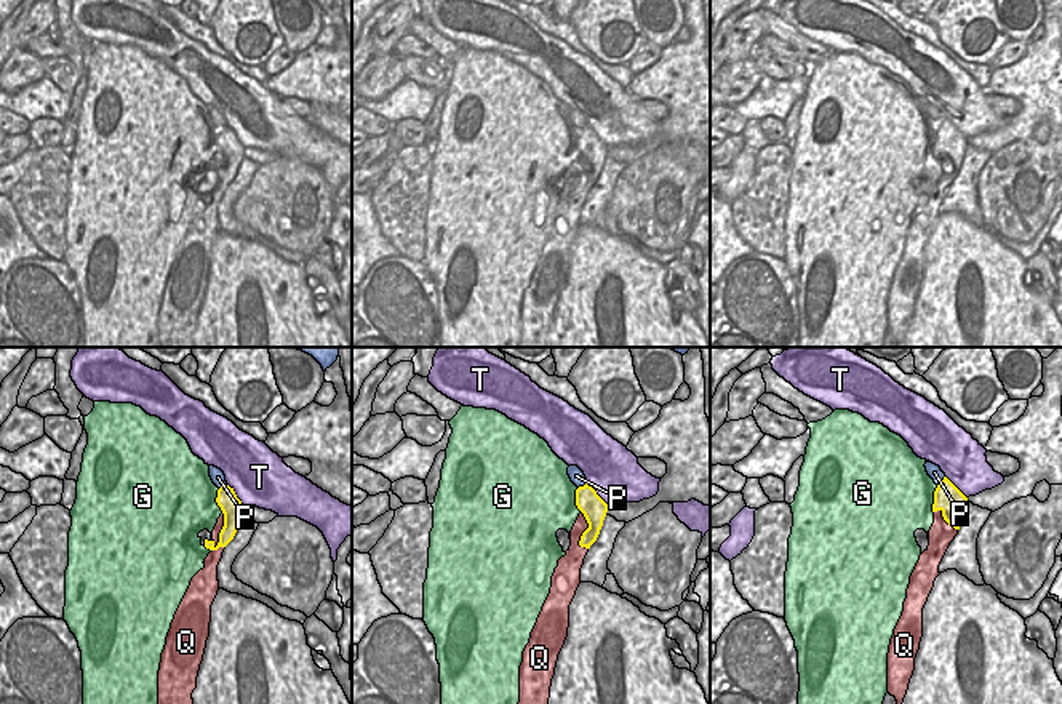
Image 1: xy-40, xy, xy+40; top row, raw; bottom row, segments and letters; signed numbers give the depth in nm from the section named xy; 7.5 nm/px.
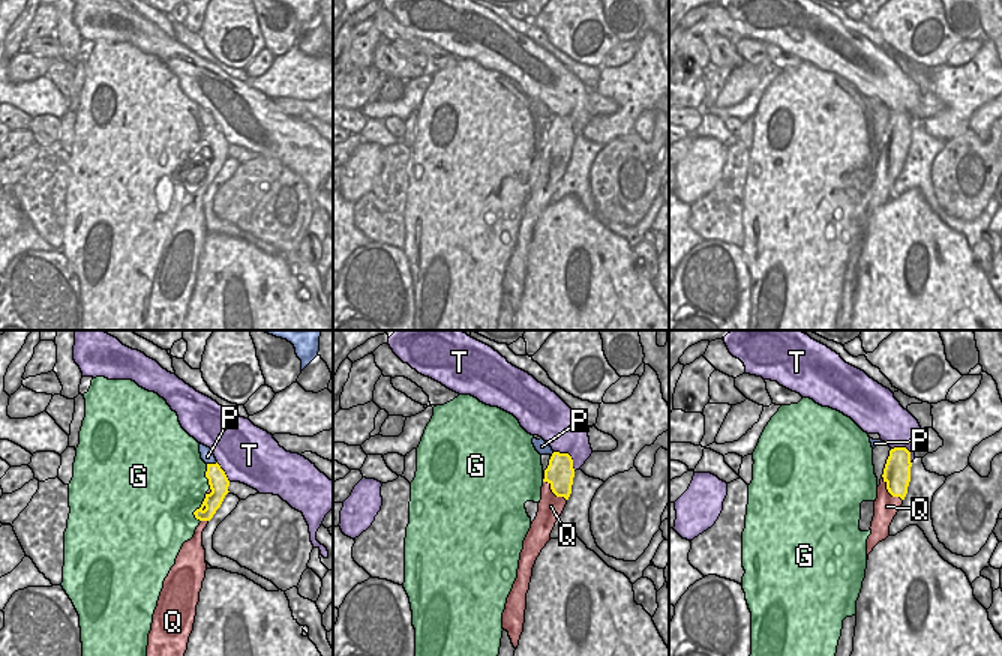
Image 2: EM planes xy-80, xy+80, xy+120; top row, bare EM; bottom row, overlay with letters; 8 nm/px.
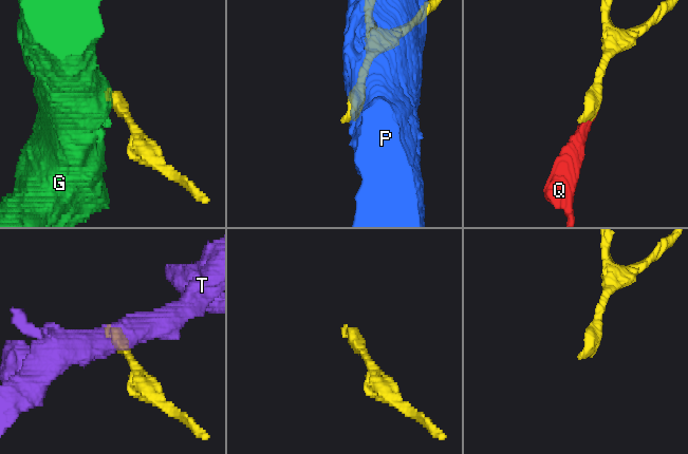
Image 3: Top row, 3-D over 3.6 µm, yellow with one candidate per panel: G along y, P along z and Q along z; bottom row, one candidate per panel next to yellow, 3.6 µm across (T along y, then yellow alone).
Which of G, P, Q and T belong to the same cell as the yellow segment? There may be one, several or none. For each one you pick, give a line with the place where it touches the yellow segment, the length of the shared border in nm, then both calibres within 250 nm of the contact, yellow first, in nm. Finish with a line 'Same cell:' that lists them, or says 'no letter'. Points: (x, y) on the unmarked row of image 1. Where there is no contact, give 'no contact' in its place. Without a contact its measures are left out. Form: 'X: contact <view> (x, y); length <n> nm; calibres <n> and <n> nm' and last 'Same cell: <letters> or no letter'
Q: contact xy-40 (221, 173); length 320 nm; calibres 160 and 50 nm
Same cell: Q

